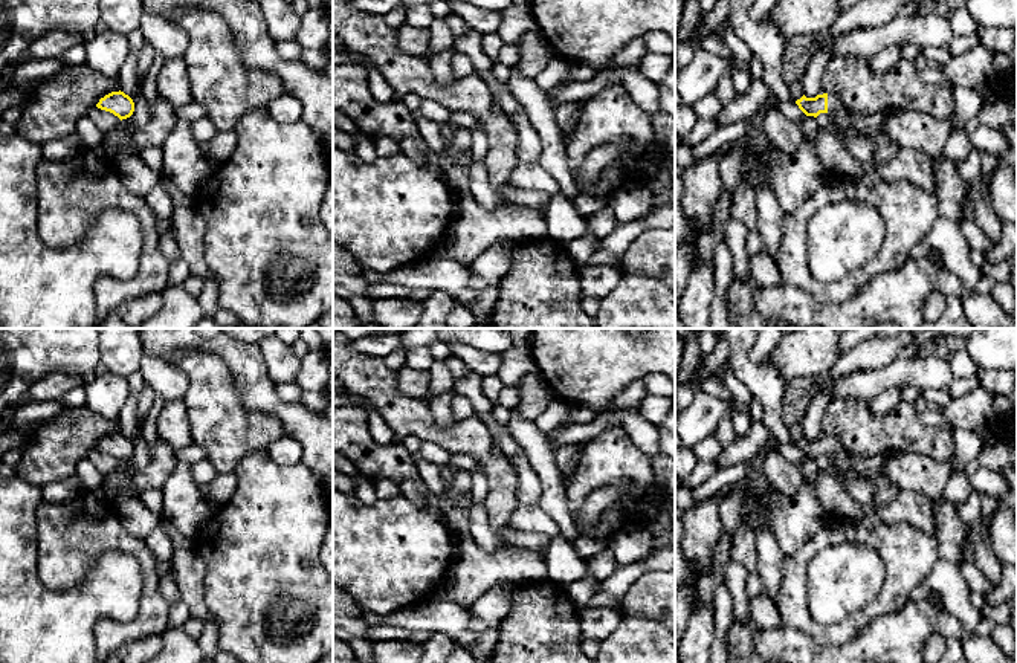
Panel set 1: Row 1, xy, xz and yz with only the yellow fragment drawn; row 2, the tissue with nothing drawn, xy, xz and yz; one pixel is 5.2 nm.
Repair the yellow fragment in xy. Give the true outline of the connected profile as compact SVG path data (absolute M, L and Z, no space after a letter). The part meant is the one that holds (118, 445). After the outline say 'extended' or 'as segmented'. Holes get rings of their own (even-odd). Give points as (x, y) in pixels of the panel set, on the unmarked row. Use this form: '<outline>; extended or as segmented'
M121 432L111 434L105 437L104 440L101 440L96 449L113 455L121 463L130 460L134 454L133 441Z; as segmented

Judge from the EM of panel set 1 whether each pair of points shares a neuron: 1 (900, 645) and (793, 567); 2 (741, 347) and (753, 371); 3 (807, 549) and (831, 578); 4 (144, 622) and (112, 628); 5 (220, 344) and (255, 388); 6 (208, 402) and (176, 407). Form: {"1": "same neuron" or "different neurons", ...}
{"1": "different neurons", "2": "same neuron", "3": "different neurons", "4": "same neuron", "5": "same neuron", "6": "different neurons"}

